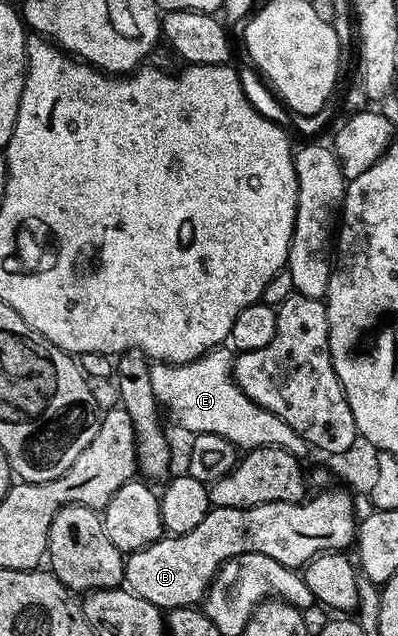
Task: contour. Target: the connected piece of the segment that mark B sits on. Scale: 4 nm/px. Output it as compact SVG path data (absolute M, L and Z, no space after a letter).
M338 488L332 489L331 492L328 491L319 491L319 496L311 495L296 504L292 502L264 502L251 508L211 507L210 511L206 513L206 517L196 526L192 526L192 530L181 534L163 535L161 540L129 553L125 557L125 587L163 610L188 608L201 605L205 601L206 591L210 589L210 584L214 581L214 576L220 570L220 566L225 560L230 560L234 556L239 556L245 552L268 554L268 558L276 558L276 562L280 562L280 566L302 570L322 552L349 549L349 544L351 547L356 540L355 497L349 491L343 490L344 492L341 492Z

